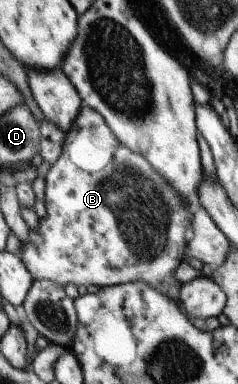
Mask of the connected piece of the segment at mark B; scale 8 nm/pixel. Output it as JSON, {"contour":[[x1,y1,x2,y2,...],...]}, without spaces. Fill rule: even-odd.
{"contour":[[82,105,82,109,80,109,80,113,78,113,78,117,76,117,72,127,70,127,67,133,65,144,63,145,64,149,62,150,60,157,58,157,56,163,53,163,48,173,46,173,44,202,47,215,44,218,38,219,38,227,28,229,28,239,26,239,26,241,22,241,20,246,20,259,28,268,32,279,50,280,62,287,66,287,67,285,73,285,77,288,84,286,86,289,92,285,102,289,103,287,132,283,133,281,142,281,142,283,152,285,154,289,162,291,162,293,170,297,170,299,174,299,174,301,176,301,176,305,180,308,180,311,190,319,190,323,192,323,194,327,198,327,199,330,205,332,211,332,220,328,222,325,216,317,206,319,190,317,190,315,188,315,188,313,186,313,182,308,180,297,178,297,182,283,176,279,174,271,178,269,180,262,184,259,187,249,189,248,188,242,191,236,192,219,191,205,188,205,188,207,184,205,184,199,176,193,176,189,172,189,172,187,168,185,168,181,166,181,166,179,162,179,162,177,152,169,152,165,148,163,148,159,146,159,144,155,136,153,136,151,130,151,124,143,120,143,120,141,116,139,116,135,112,133,112,129,108,127,108,123,104,121,102,115,100,115,98,111,94,111,92,107]]}

